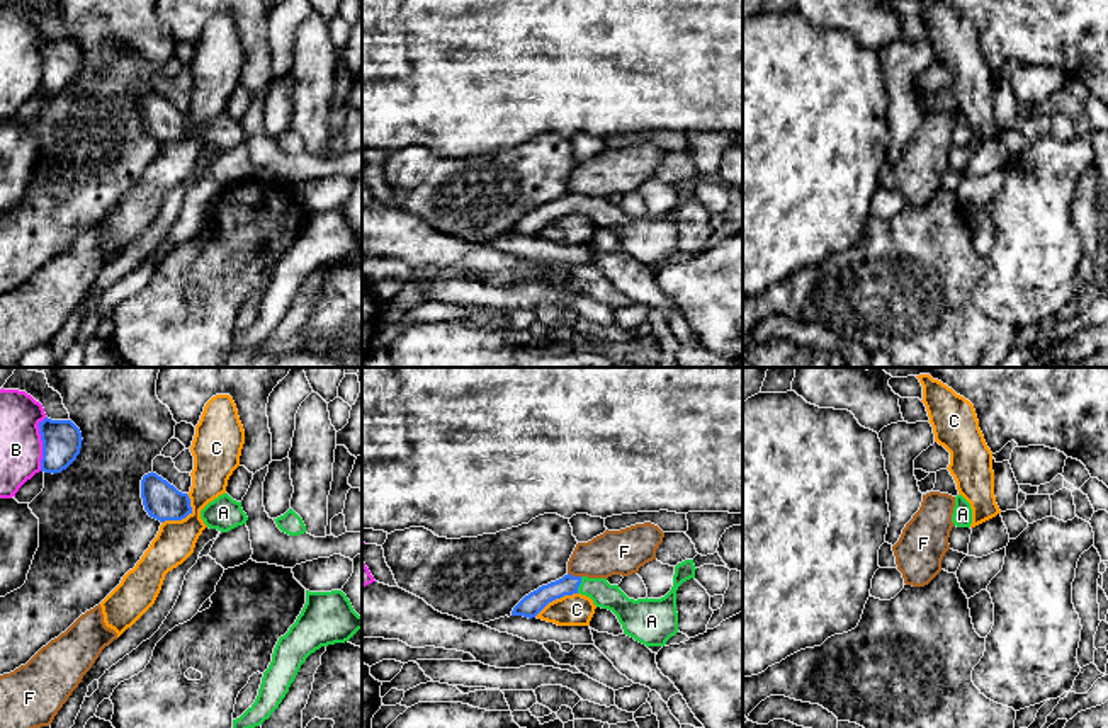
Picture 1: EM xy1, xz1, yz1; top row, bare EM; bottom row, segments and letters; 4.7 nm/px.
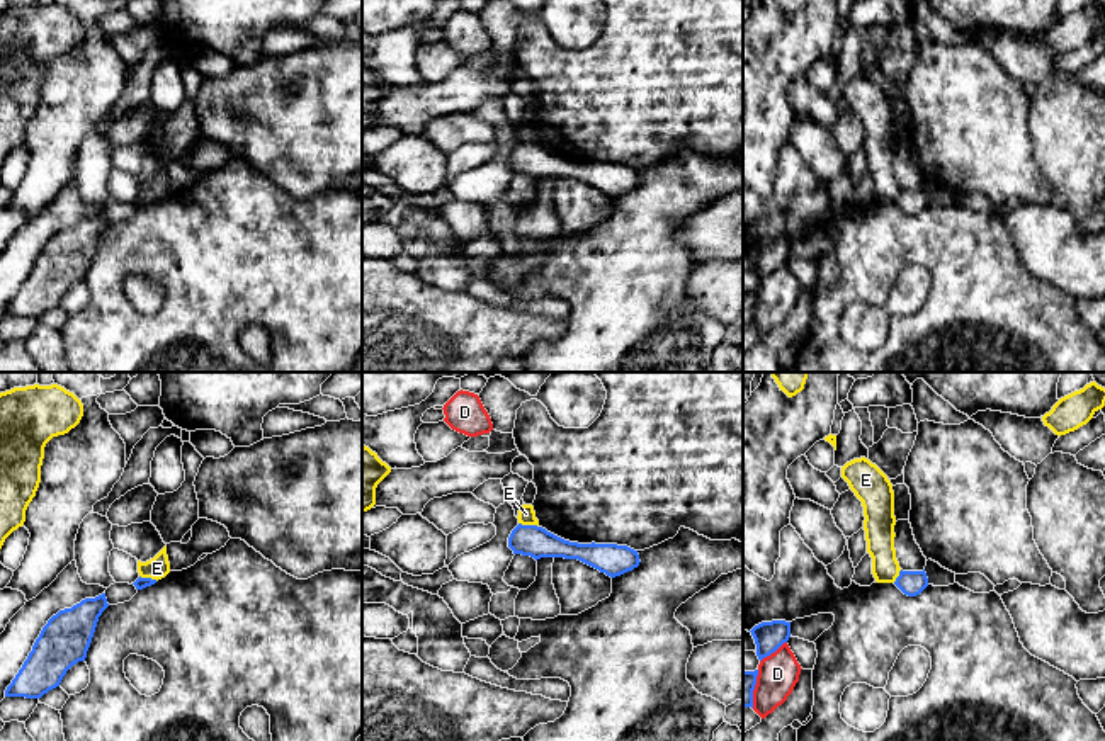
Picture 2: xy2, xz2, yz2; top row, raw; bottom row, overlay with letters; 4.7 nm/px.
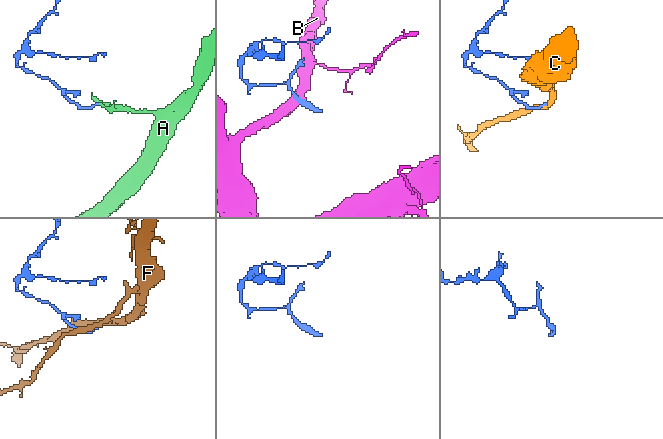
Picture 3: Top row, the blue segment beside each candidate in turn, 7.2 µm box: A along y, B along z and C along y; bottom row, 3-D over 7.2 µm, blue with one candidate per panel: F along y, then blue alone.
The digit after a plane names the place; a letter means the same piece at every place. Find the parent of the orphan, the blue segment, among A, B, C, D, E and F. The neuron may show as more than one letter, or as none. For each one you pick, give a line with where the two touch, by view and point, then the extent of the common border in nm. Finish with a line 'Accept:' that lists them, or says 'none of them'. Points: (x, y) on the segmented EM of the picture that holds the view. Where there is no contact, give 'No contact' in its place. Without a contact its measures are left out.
A: Touches blue at xz1 (578, 585). Shared border 80 nm
Accept: A

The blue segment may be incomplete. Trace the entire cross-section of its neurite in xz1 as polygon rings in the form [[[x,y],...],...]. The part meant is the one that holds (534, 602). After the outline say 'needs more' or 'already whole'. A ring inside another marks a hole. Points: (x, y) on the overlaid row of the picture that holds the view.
[[[685,560],[675,566],[673,587],[661,599],[629,599],[619,585],[610,585],[607,578],[588,578],[564,575],[562,578],[539,587],[537,590],[525,595],[512,611],[512,616],[535,617],[549,602],[561,599],[564,595],[581,594],[593,600],[596,607],[612,611],[619,623],[622,624],[624,634],[634,638],[636,641],[649,646],[664,646],[666,641],[678,633],[678,612],[676,612],[676,590],[678,587],[695,578],[693,560]]]; needs more

